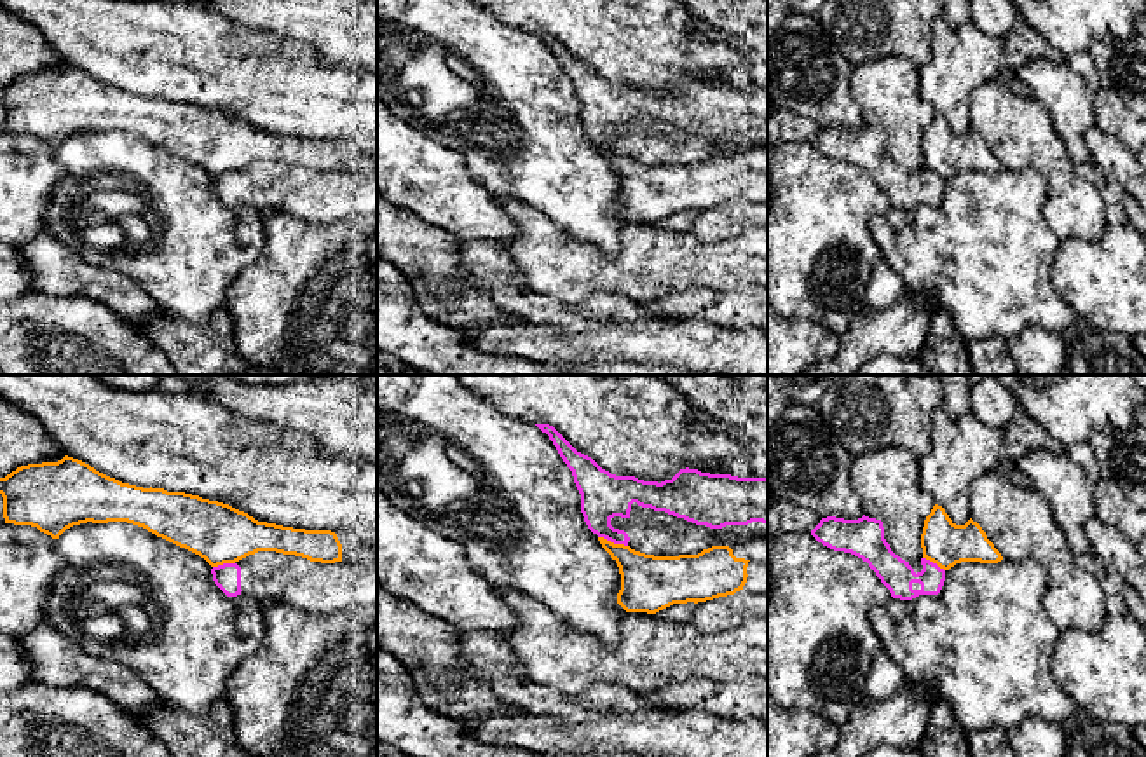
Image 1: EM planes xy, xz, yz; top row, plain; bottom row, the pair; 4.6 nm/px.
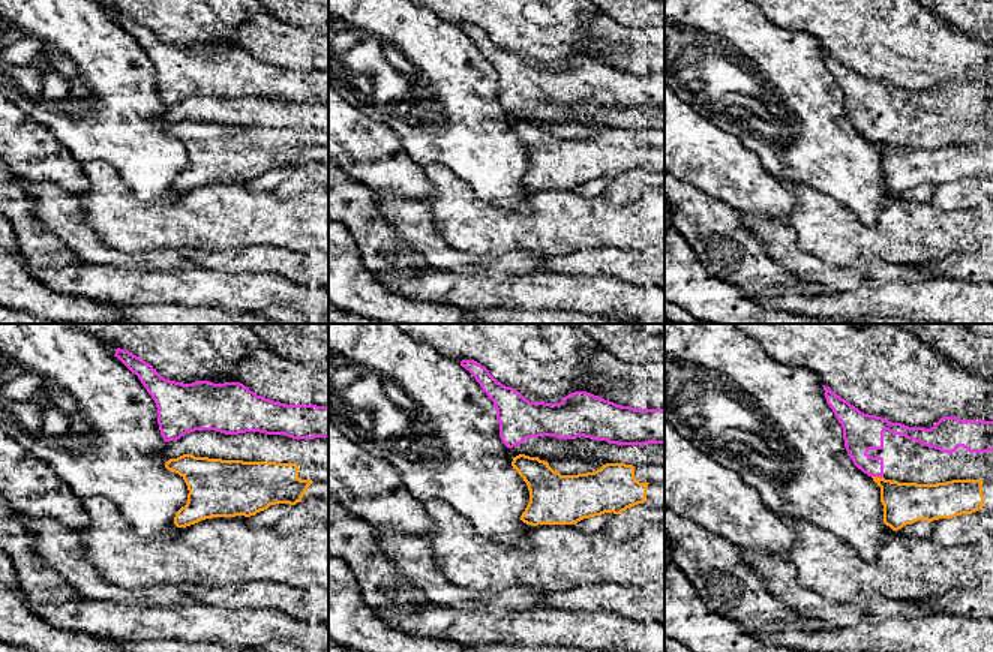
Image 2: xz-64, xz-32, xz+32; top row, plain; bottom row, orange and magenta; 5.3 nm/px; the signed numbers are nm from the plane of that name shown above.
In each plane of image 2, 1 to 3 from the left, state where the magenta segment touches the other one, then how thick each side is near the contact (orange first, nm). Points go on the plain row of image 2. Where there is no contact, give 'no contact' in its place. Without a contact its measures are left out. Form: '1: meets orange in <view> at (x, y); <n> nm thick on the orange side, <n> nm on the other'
1: no contact
2: no contact
3: meets orange in xz+32 at (878, 141); 220 nm thick on the orange side, 190 nm on the other

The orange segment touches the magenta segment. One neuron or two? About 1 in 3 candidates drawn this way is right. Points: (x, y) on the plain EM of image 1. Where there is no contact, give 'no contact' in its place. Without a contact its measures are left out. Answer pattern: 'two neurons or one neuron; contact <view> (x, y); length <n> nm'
two neurons; contact xz (613, 152); length 140 nm

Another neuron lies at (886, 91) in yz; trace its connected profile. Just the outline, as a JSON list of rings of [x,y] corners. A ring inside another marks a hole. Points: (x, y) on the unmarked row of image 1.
[[[902,56],[853,66],[849,91],[863,124],[883,131],[884,148],[905,171],[923,167],[921,143],[935,108],[923,101],[919,68]]]

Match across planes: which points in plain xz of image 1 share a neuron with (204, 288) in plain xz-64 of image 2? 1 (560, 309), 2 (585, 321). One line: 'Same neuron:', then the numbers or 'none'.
Same neuron: none

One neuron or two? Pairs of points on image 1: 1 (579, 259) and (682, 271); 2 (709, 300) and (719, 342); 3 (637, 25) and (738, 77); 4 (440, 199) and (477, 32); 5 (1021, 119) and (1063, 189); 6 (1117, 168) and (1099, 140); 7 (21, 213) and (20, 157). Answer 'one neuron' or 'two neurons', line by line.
1: one neuron
2: two neurons
3: two neurons
4: two neurons
5: one neuron
6: one neuron
7: one neuron

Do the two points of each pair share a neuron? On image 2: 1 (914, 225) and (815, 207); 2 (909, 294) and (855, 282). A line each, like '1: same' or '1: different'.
1: same
2: different

